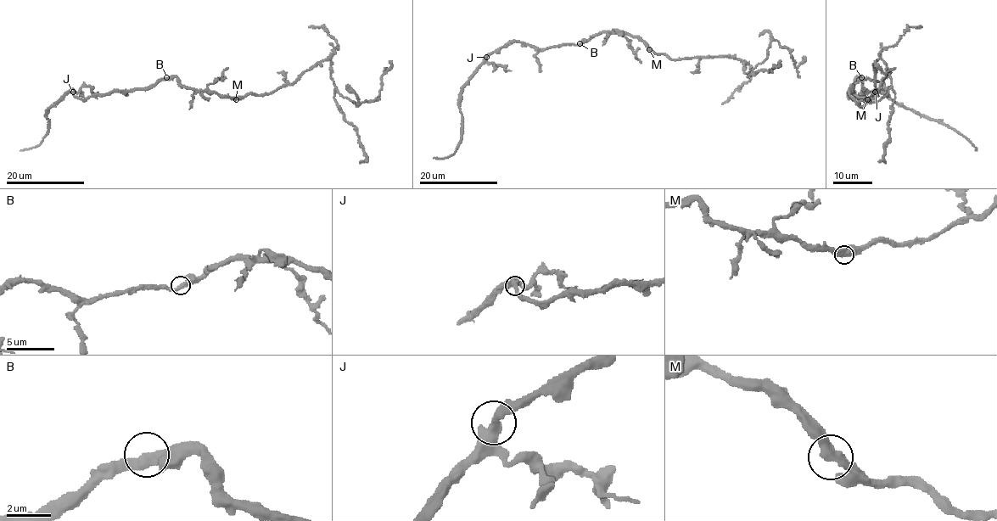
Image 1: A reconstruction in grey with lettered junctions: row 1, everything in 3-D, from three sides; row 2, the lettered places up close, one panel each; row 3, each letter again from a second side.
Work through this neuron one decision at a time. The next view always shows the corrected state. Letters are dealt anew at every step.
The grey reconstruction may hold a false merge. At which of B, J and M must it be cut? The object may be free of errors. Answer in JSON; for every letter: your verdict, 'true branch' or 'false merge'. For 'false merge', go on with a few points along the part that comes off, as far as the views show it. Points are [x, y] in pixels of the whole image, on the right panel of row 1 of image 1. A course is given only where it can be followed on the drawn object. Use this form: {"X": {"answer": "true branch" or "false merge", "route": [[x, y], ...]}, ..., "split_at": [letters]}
{"B": {"answer": "true branch"}, "J": {"answer": "true branch"}, "M": {"answer": "true branch"}, "split_at": []}

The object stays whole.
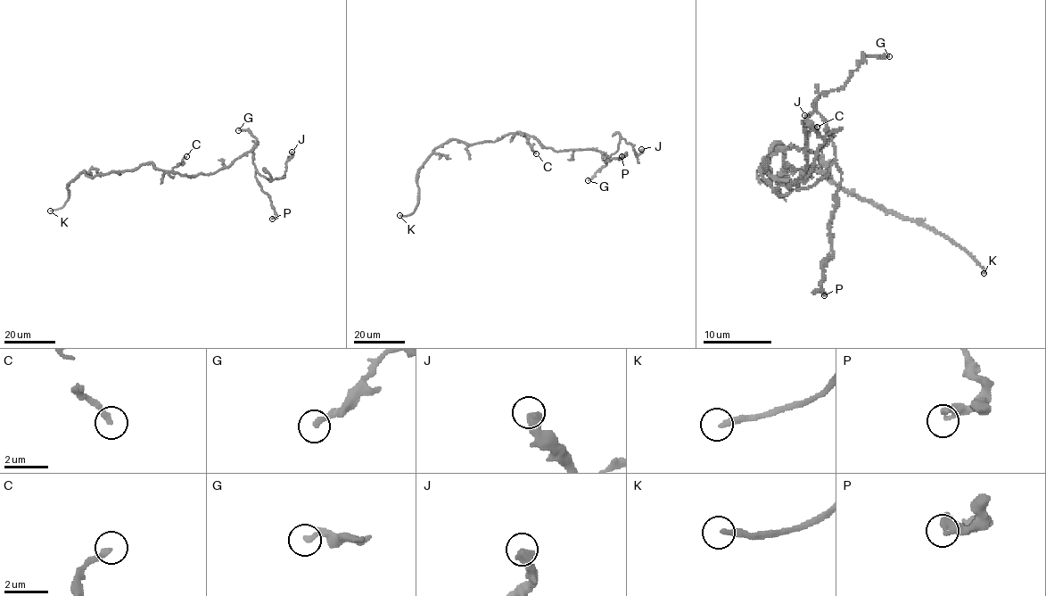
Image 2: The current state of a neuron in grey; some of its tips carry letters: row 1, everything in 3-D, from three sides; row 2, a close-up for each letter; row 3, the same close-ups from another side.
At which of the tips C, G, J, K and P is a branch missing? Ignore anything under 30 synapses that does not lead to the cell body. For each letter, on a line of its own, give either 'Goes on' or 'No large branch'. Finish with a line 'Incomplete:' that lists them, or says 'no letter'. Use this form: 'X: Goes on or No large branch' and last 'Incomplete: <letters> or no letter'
C: Goes on
G: No large branch
J: No large branch
K: Goes on
P: No large branch
Incomplete: C, K

